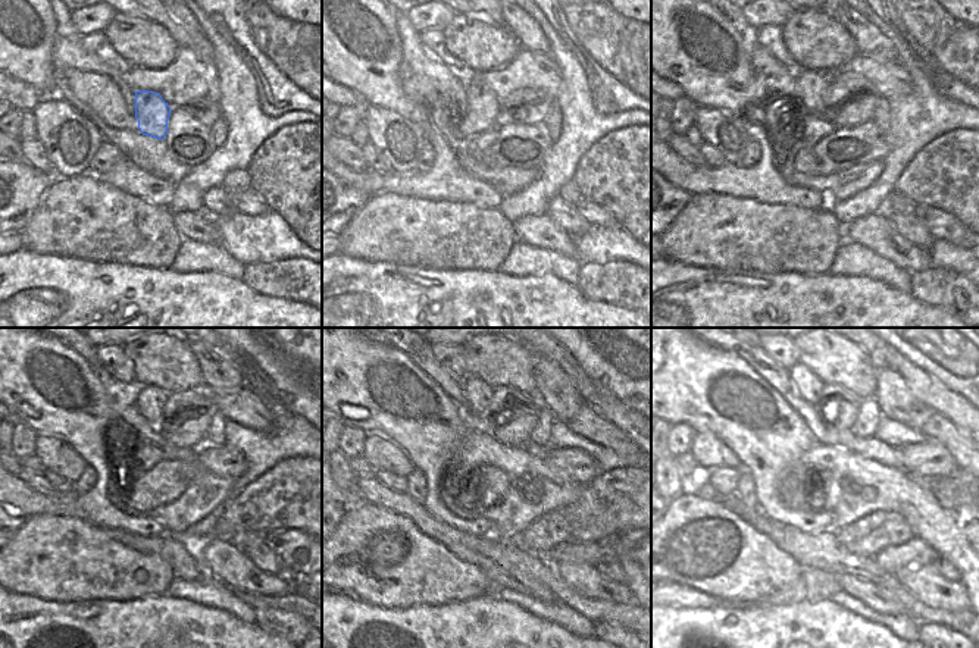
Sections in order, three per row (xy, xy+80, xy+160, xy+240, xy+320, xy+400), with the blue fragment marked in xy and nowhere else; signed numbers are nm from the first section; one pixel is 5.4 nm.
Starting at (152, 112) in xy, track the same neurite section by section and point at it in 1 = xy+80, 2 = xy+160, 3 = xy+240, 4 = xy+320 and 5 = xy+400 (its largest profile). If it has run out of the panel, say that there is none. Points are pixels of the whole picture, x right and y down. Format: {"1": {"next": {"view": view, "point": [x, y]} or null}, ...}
{"1": {"next": {"view": "xy+80", "point": [482, 115]}}, "2": {"next": {"view": "xy+160", "point": [812, 84]}}, "3": {"next": {"view": "xy+240", "point": [149, 400]}}, "4": {"next": {"view": "xy+320", "point": [478, 394]}}, "5": {"next": {"view": "xy+400", "point": [807, 385]}}}

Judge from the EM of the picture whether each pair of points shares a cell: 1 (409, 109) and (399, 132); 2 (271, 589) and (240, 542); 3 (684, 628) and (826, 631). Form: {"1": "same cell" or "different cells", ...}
{"1": "different cells", "2": "different cells", "3": "same cell"}

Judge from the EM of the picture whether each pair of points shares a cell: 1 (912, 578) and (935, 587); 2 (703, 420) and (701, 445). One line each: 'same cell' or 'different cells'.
1: same cell
2: different cells

